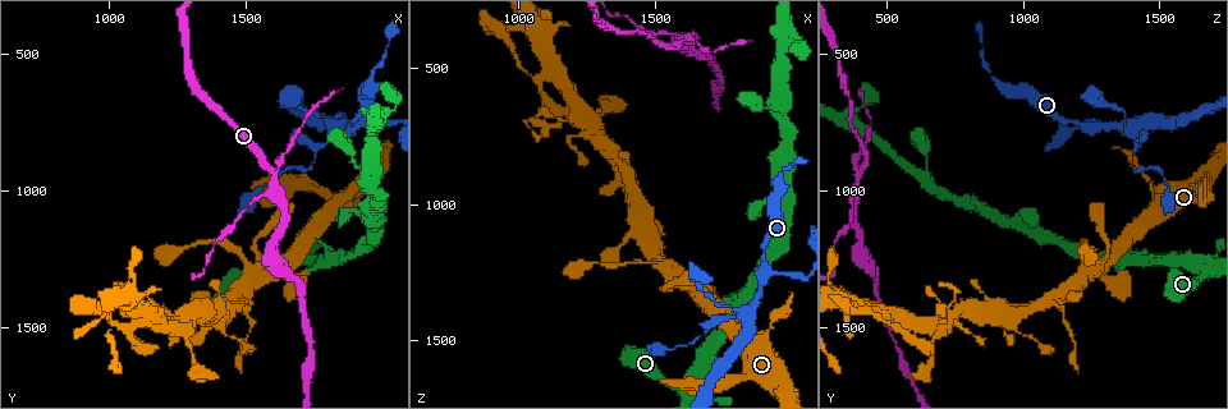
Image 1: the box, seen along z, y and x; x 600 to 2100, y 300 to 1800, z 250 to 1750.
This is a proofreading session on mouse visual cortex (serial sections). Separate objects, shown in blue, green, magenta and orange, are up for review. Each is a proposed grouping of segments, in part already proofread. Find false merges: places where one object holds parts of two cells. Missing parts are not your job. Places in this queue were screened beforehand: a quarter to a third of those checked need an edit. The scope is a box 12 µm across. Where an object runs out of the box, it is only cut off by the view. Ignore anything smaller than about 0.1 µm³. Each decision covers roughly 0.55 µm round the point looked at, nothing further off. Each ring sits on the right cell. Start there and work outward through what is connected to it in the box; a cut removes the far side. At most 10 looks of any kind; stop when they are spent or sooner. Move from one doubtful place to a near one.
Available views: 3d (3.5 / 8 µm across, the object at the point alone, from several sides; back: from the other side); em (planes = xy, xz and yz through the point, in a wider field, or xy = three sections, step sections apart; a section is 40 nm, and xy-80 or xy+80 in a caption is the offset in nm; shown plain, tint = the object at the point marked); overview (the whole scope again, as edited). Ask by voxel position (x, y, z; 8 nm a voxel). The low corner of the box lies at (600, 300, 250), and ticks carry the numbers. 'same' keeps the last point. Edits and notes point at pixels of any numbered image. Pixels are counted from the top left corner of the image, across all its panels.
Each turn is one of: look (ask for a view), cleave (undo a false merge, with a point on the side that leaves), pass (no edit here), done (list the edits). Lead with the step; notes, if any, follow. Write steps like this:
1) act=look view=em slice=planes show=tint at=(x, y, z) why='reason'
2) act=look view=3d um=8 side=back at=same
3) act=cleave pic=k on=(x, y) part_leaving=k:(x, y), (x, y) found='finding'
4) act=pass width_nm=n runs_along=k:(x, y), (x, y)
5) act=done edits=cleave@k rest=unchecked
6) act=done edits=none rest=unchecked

act=look view=3d um=3.5 at=(1910, 770, 1230) why='three-way junction'

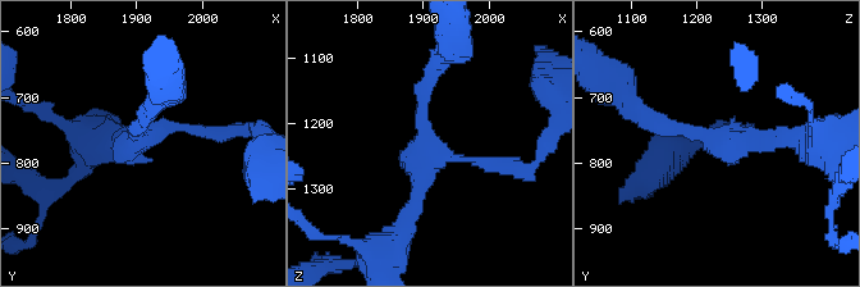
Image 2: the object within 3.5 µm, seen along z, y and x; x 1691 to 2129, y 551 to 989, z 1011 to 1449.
act=pass arms=3 arm_widths_nm=100,200,200 runs_along=2:(434, 69), (407, 227) found='all the same cell'

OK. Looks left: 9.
act=look view=3d um=3.5 at=(1750, 910, 1400) why='calibre changes'

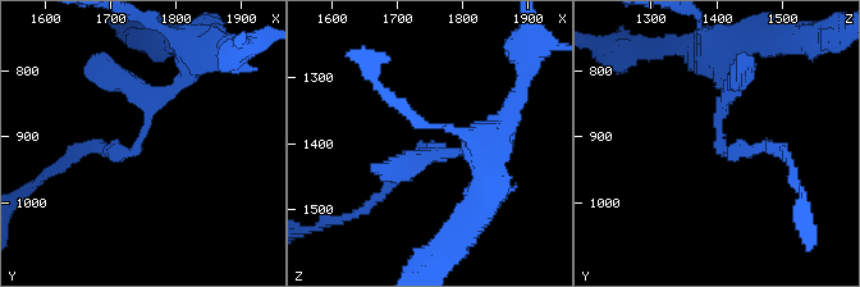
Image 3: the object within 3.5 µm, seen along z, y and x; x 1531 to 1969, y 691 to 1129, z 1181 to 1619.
act=look view=em slice=xy step=2 show=tint at=(1745, 895, 1400) why='shape alone is not enough'

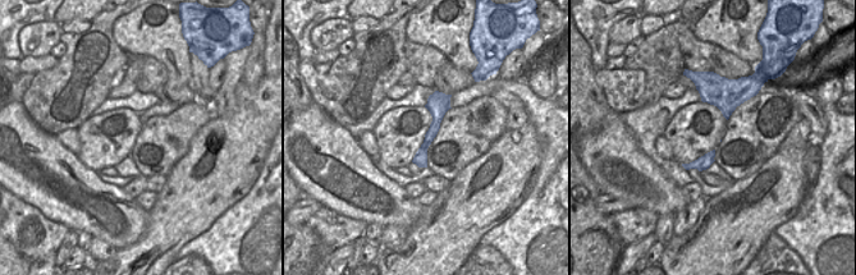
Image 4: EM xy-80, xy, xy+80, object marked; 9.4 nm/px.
act=pass runs_along=3:(190, 68), (150, 106), (135, 150), (91, 146) found='continuous, no second cell'

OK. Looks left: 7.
act=look view=3d um=3.5 at=(1080, 1490, 540) why='abrupt turn'

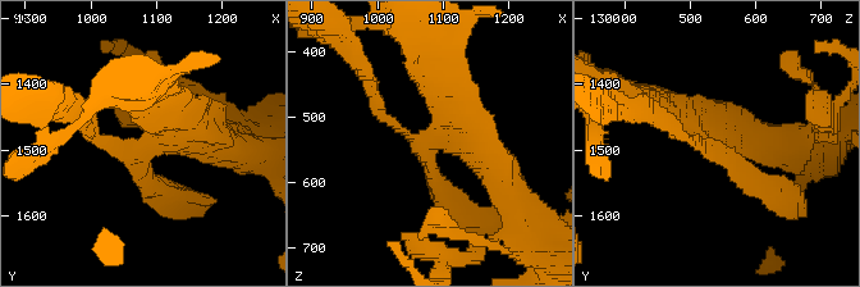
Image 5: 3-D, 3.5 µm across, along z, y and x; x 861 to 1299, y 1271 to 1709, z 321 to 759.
act=look view=em slice=xy step=3 show=tint at=(1075, 1495, 535)

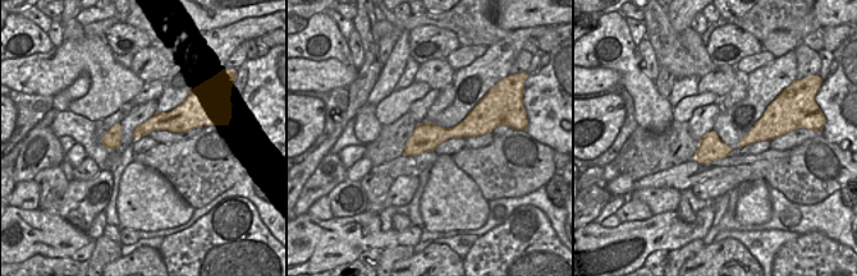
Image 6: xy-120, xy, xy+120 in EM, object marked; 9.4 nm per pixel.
act=pass runs_along=5:(502, 177), (451, 135), (412, 139), (373, 92) found='continuous, no second cell'

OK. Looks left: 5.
act=look view=3d um=3.5 at=(1610, 980, 390) why='arms part here'

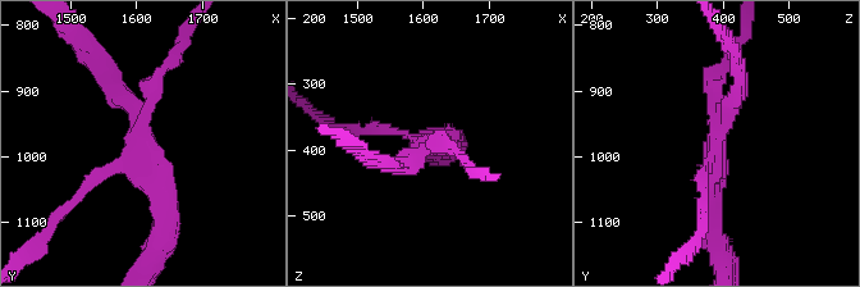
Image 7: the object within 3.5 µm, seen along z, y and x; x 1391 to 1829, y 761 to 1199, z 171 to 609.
act=look view=em slice=xy step=2 show=tint at=(1615, 985, 385) why='shape alone is not enough'

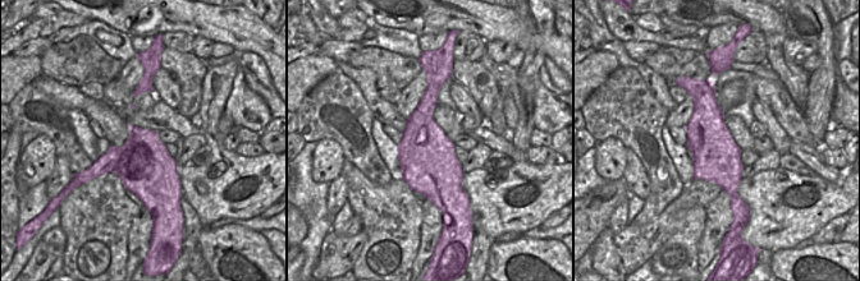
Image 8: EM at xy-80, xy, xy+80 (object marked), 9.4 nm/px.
act=cleave pic=7 on=(370, 131) width_nm=550 part_leaving=7:(136, 159), (100, 176), (45, 238) found='two cells meet here'

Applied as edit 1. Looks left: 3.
act=done edits=cleave@7 rest=unchecked

